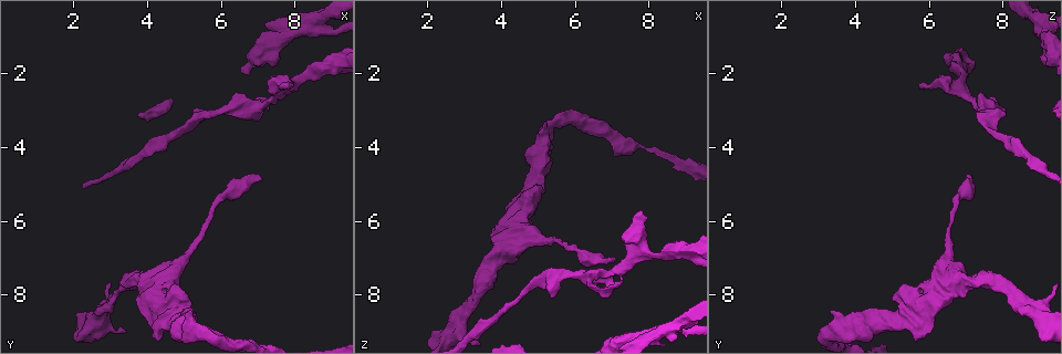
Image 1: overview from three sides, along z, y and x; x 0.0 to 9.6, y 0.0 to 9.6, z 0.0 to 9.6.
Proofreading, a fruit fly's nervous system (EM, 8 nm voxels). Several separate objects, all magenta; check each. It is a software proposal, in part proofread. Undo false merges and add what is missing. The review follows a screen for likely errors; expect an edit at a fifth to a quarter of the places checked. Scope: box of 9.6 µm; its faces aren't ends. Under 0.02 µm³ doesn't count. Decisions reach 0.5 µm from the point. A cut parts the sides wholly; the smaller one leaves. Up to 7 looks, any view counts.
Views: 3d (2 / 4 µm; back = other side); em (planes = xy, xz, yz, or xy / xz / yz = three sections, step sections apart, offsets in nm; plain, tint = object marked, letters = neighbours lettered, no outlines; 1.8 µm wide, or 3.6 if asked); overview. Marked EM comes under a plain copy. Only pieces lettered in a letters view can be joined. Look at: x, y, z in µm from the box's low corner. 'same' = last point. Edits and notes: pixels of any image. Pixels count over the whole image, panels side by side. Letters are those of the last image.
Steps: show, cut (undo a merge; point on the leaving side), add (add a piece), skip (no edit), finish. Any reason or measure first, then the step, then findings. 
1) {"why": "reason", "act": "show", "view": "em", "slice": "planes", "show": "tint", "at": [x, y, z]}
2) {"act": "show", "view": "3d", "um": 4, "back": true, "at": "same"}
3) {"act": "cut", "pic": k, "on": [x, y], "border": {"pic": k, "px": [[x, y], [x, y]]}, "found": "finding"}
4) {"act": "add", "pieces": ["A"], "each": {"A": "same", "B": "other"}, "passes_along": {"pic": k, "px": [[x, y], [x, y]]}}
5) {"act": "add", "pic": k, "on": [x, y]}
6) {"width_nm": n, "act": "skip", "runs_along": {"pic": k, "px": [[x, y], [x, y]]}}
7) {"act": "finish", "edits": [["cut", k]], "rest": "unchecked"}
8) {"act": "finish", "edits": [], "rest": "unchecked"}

{"why": "thick turns thin", "act": "show", "view": "em", "slice": "planes", "show": "letters", "at": [5.05, 6.95, 6.45]}

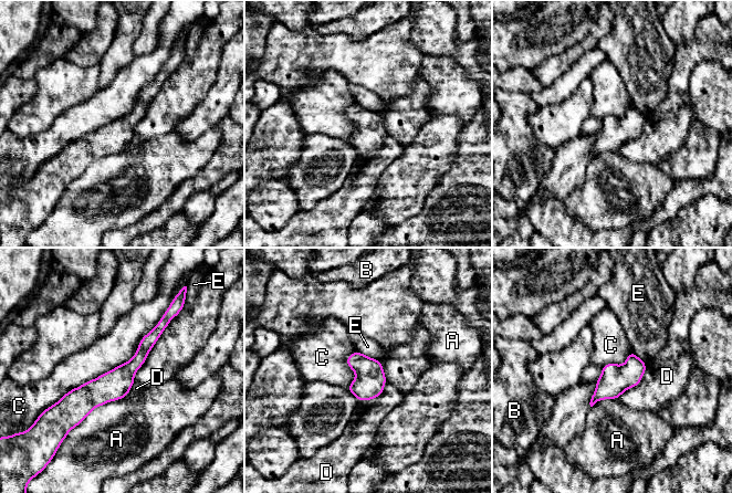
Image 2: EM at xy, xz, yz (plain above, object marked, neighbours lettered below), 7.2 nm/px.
{"act": "skip", "each": {"A": "other", "B": "other", "C": "other", "D": "other", "E": "other"}, "border": {"pic": 2, "px": [[166, 310], [128, 360], [51, 405]]}, "found": "continuous, no second cell"}

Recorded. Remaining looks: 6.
{"why": "abrupt turn", "act": "show", "view": "em", "slice": "xy", "step": 16, "show": "letters", "at": [4.80, 8.70, 5.10]}

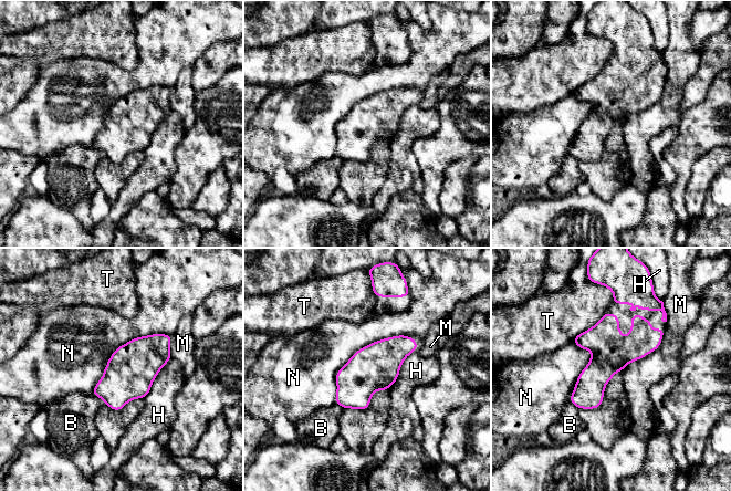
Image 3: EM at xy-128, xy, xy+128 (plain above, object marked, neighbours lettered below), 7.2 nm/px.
{"longest_contact_nm": ["N", 700], "act": "skip", "each": {"B": "other", "H": "other", "M": "other", "N": "other", "T": "other"}, "found": "continuous, no second cell"}

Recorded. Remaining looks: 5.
{"why": "free end", "act": "show", "view": "em", "slice": "planes", "show": "letters", "at": [5.25, 8.35, 3.35]}

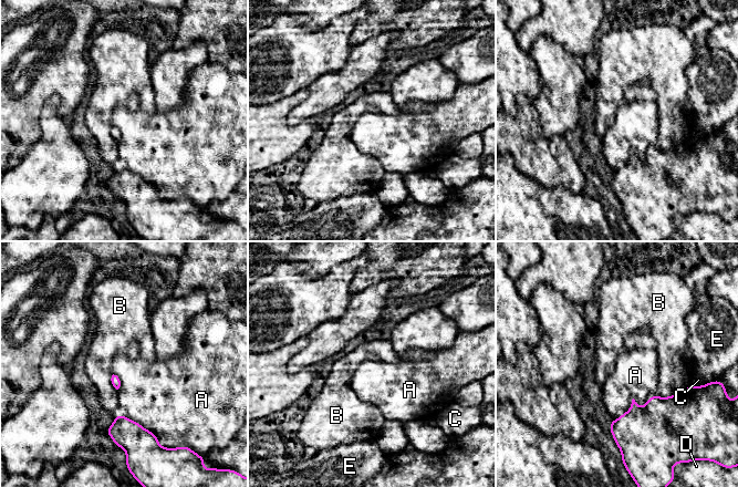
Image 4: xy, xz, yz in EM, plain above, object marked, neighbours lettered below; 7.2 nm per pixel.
{"act": "skip", "each": {"A": "other", "B": "other", "C": "other", "D": "other", "E": "other"}, "found": "no lettered piece goes on from it"}

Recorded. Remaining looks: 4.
{"act": "finish", "edits": [], "rest": "unchecked"}

